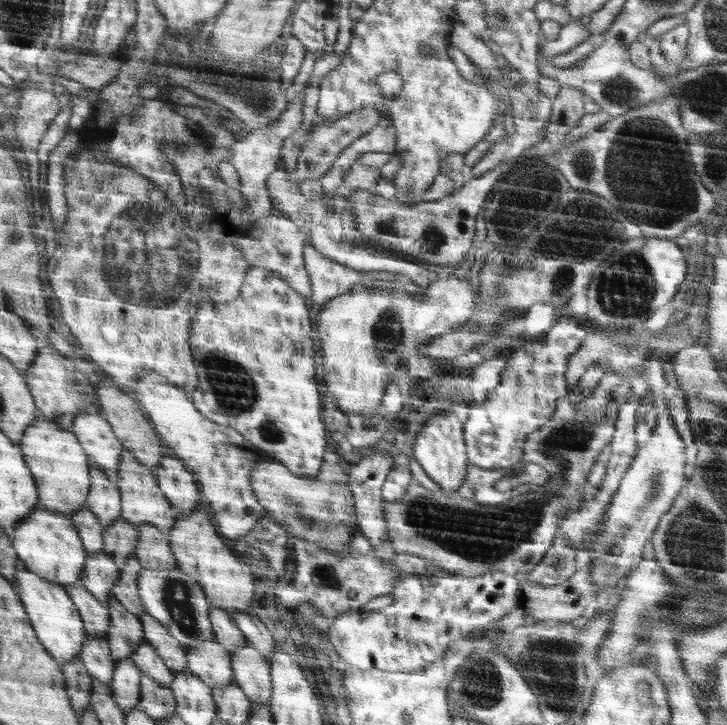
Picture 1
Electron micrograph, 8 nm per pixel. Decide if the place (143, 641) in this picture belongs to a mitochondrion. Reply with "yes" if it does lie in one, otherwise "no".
no

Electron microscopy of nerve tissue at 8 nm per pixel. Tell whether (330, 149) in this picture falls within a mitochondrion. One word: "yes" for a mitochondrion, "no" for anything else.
no

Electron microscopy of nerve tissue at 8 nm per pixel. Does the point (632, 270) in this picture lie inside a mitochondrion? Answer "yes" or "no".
yes

